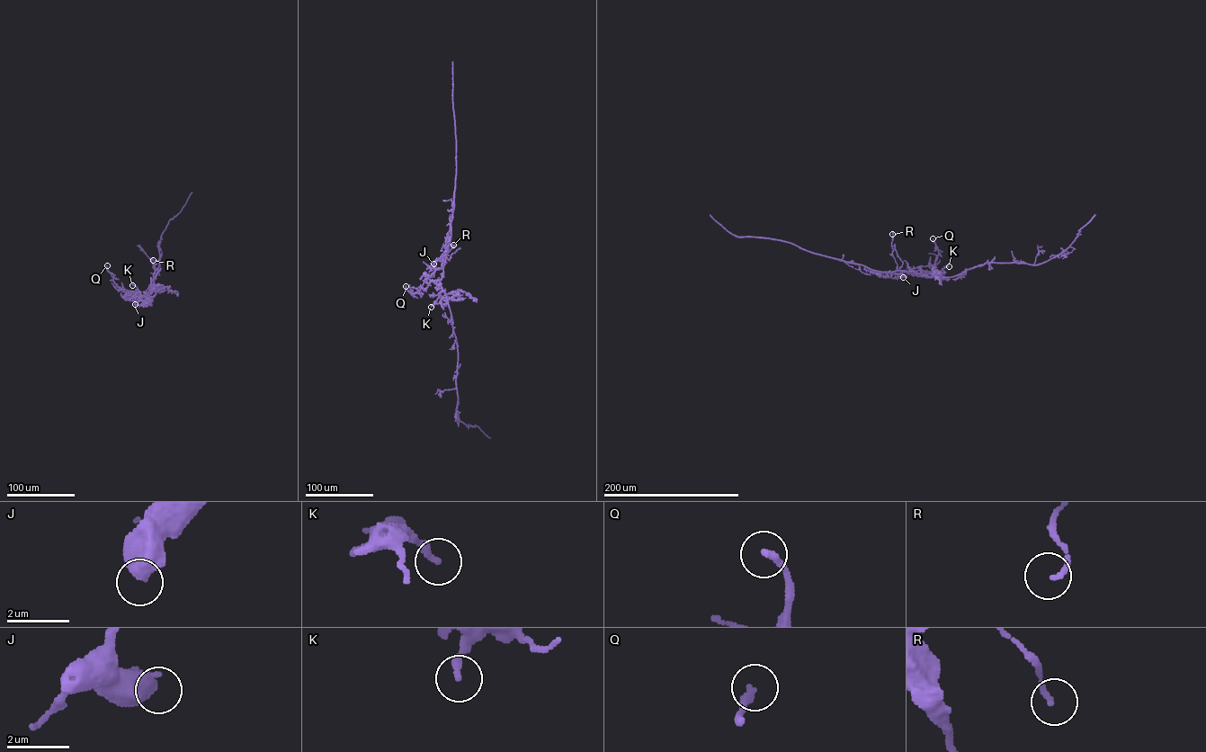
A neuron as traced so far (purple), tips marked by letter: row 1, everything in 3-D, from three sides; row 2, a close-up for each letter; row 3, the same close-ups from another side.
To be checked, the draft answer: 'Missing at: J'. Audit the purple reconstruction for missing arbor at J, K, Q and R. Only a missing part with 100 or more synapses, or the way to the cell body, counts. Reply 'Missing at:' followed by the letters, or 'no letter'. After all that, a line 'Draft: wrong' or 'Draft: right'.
Missing at: no letter
Draft: wrong

